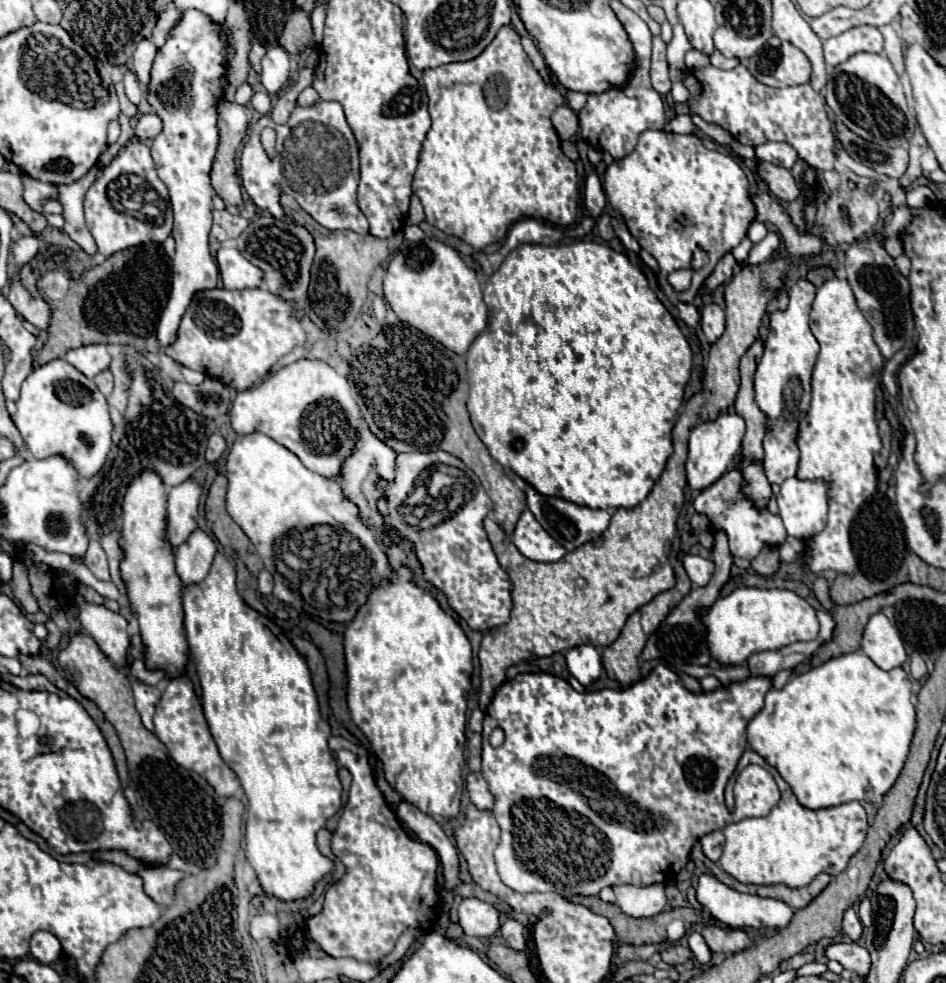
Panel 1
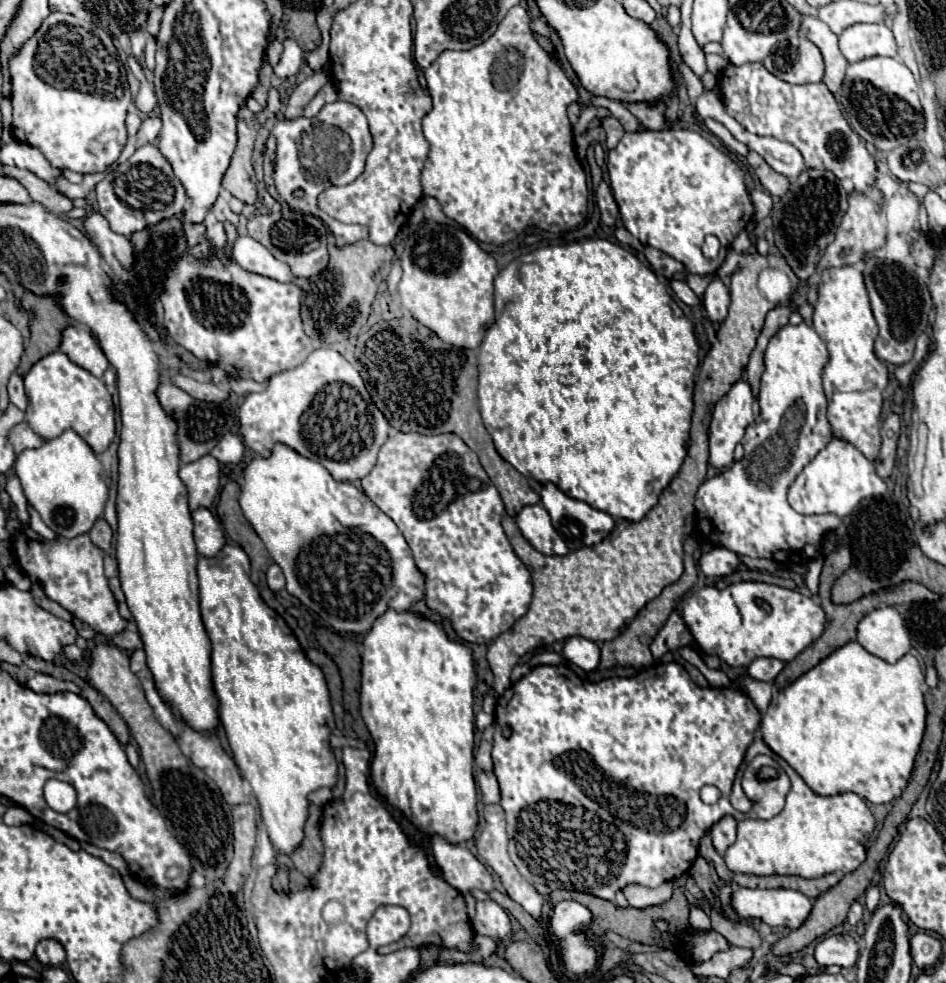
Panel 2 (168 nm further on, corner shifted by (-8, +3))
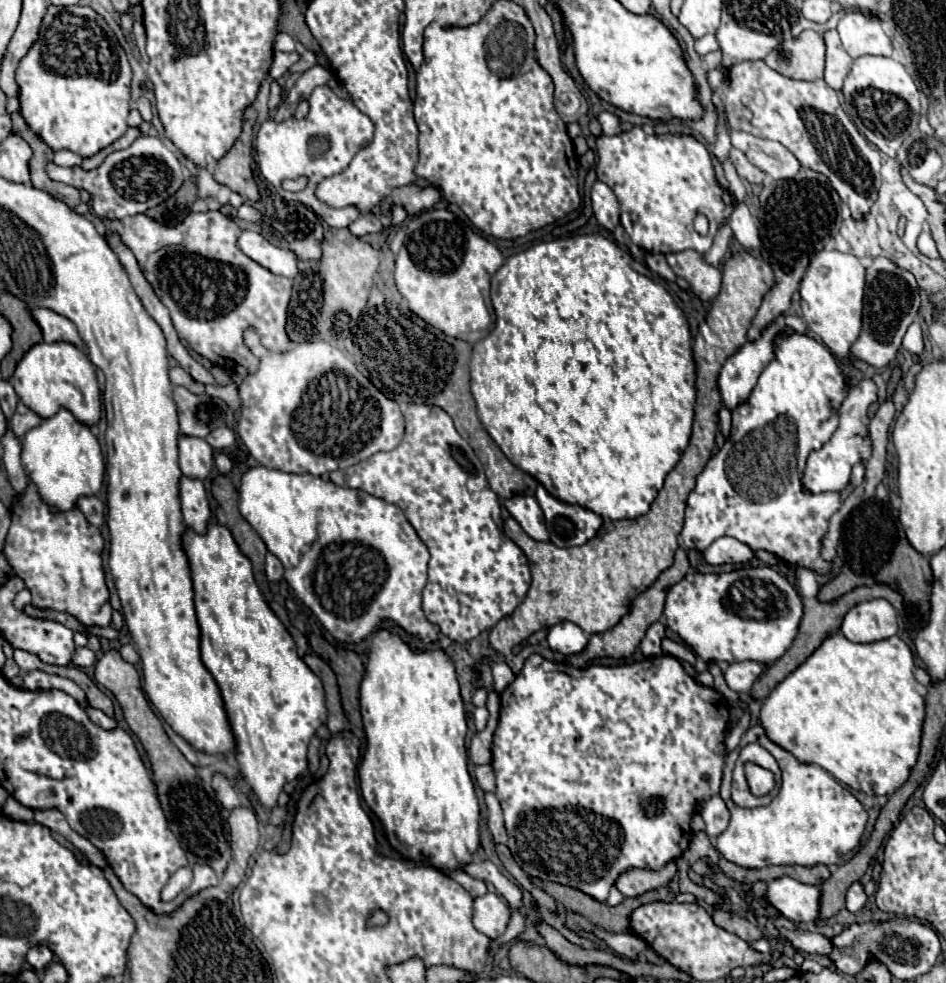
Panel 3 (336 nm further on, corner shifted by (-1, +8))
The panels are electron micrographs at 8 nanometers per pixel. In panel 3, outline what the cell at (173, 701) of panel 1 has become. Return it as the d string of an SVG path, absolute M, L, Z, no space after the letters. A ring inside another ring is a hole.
M221 773L213 775L213 789L225 809L233 809L233 807L241 805L241 799L239 799L237 791L233 789L233 783L225 775L221 775Z

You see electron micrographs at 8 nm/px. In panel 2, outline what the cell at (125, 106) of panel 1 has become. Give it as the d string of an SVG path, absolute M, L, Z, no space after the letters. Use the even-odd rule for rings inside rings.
M140 66L134 68L134 74L136 74L136 78L140 80L140 92L138 92L138 98L136 98L136 106L138 106L140 112L150 114L150 112L154 112L154 108L156 108L156 96L154 96L154 92L152 92L152 88L148 86L148 82L146 82L144 72L142 72Z

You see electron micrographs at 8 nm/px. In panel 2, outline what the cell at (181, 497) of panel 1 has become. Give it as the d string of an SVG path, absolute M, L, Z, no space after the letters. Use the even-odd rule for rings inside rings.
M206 454L196 462L180 466L180 478L188 488L190 510L210 506L220 486L220 462Z

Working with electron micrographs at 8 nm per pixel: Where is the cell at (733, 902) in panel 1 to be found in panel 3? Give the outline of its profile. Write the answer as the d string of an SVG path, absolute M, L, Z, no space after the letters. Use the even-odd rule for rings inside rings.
M791 877L769 881L765 901L793 923L815 921L819 915L819 887L803 885Z

